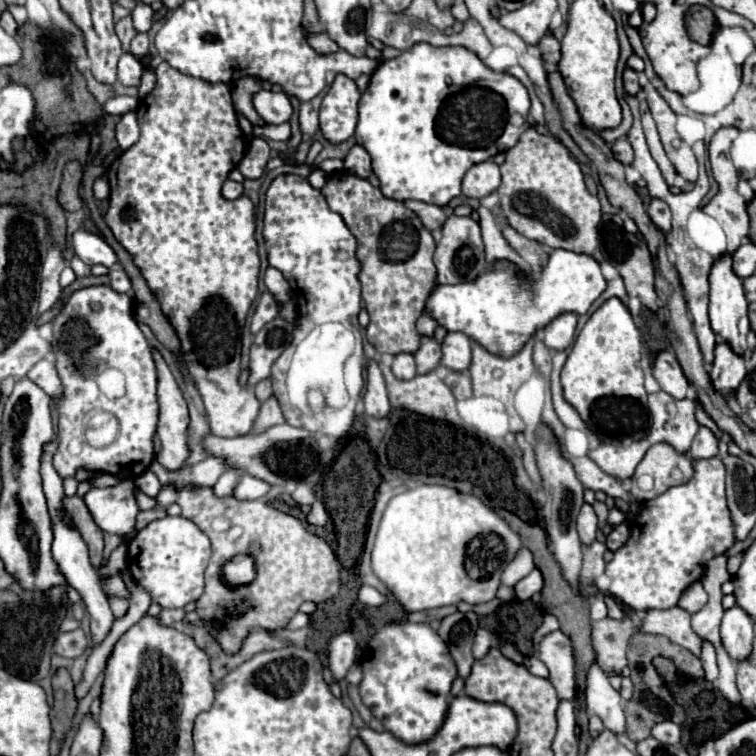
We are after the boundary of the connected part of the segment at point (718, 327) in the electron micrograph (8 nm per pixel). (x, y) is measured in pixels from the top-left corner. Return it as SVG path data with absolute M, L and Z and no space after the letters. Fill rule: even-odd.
M724 256L720 258L710 272L710 324L716 336L720 336L722 342L726 342L732 352L744 356L746 354L746 334L750 330L748 322L748 302L744 296L744 288L740 278L732 270L732 258Z

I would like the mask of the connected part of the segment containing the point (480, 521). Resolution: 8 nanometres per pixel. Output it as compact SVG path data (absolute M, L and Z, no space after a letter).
M422 484L388 502L372 550L372 570L406 612L460 600L480 604L496 598L500 576L520 548L520 536L476 496Z

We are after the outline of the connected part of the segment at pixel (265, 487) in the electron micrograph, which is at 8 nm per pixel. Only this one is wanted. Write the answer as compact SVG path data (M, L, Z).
M244 474L244 478L240 478L236 490L234 490L234 496L240 498L240 500L254 500L254 498L260 498L264 494L268 494L272 488L272 484L256 478L256 476L250 476L250 474Z

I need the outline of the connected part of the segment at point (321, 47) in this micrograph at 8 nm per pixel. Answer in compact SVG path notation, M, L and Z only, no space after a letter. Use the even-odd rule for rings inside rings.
M308 34L308 44L318 52L318 54L334 54L338 52L336 42L328 38L328 34Z

